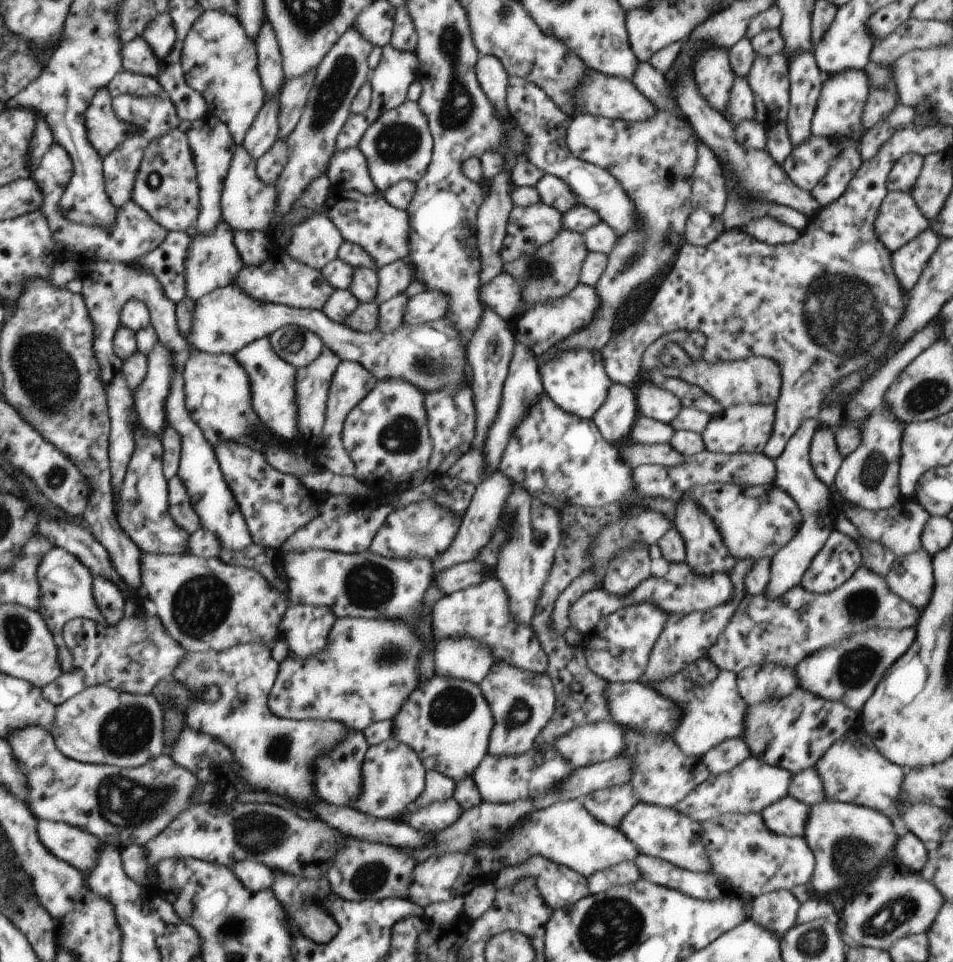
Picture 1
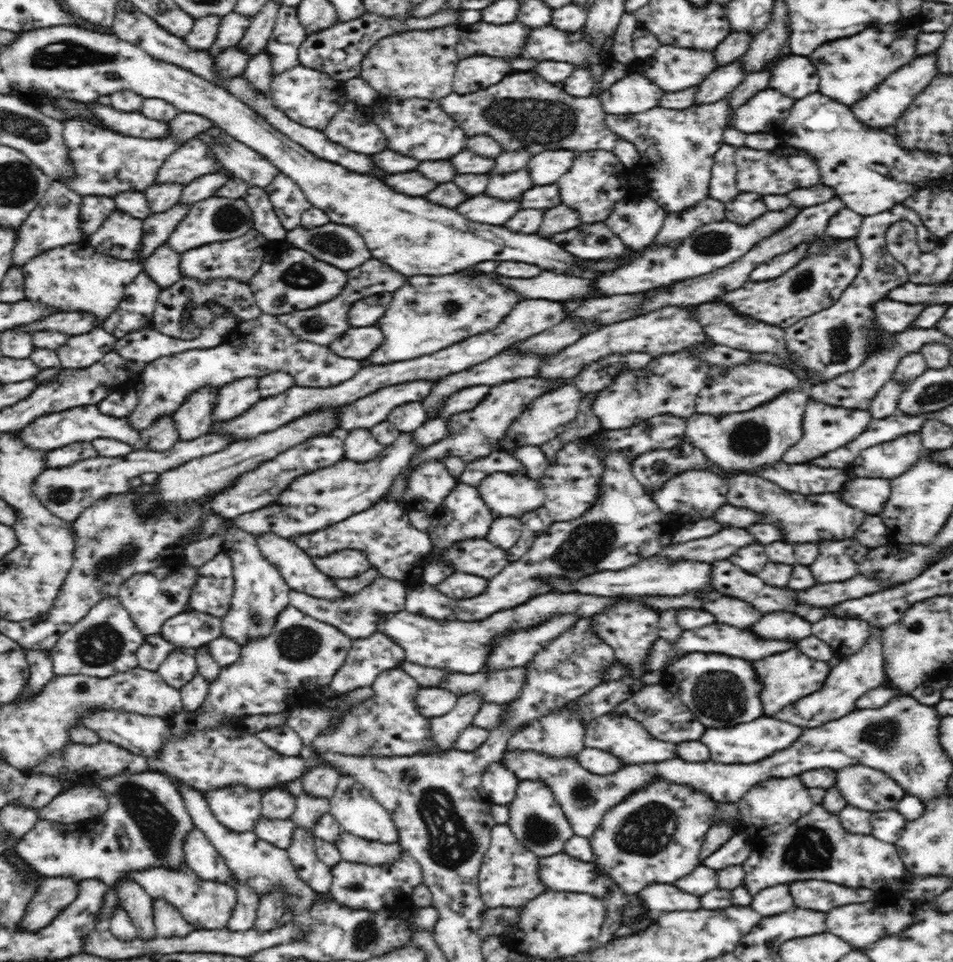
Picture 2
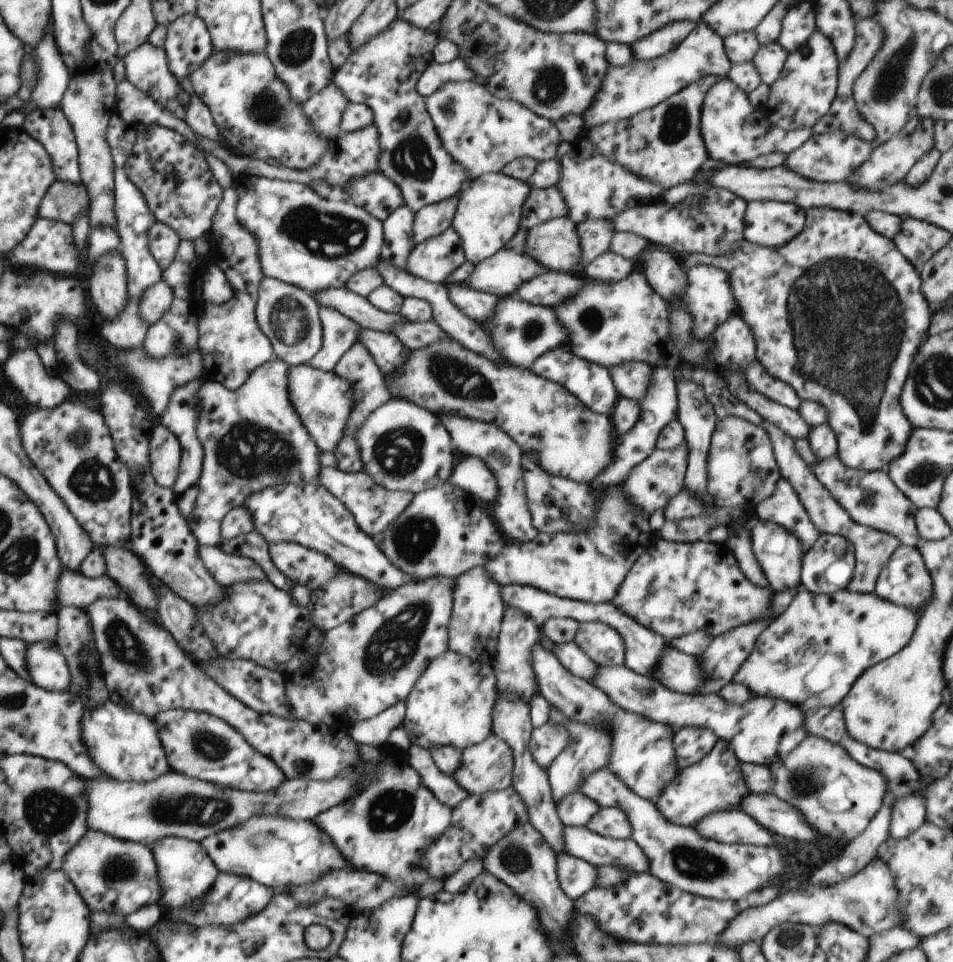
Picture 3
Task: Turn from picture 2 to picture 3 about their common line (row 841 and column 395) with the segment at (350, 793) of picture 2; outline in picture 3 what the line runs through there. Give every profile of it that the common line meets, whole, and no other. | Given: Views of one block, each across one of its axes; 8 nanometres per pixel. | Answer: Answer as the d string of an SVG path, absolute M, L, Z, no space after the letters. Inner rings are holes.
M450 336L426 348L410 351L402 372L398 374L398 378L385 378L393 397L402 396L402 399L433 413L448 412L493 423L508 433L524 452L536 452L539 465L552 476L570 478L578 484L582 484L582 480L591 482L596 474L600 474L600 470L604 470L604 466L614 460L613 423L609 416L592 412L560 384L534 374L529 369L496 364L494 360L464 348Z

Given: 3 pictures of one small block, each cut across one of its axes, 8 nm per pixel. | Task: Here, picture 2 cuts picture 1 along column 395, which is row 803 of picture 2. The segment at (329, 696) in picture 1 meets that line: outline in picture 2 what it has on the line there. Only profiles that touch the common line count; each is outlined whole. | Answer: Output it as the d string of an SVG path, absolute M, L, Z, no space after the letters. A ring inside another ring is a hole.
M656 779L643 789L634 791L620 804L604 814L600 826L590 836L594 860L600 863L606 874L618 883L624 892L637 895L649 884L674 884L675 880L690 874L700 866L700 850L716 812L716 801L702 791L688 785L676 784L664 779Z

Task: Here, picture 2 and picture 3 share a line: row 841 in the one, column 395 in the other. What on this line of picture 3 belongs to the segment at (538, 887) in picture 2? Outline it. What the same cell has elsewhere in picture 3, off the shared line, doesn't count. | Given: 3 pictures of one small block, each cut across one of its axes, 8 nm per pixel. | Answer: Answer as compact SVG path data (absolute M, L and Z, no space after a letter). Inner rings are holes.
M323 466L318 477L320 485L324 486L336 498L339 498L353 514L357 525L371 537L382 534L410 506L414 493L410 491L391 491L378 486L374 478L364 469L360 472L344 472L332 466Z

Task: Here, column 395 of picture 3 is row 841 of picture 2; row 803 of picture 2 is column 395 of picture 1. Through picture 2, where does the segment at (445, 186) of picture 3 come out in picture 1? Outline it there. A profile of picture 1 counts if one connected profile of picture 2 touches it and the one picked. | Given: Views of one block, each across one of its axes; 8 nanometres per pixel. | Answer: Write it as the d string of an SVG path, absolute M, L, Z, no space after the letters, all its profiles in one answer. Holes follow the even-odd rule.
M404 101L396 108L384 111L362 136L357 146L368 162L369 174L378 191L384 193L401 180L420 182L431 161L433 136L426 115L414 101Z

